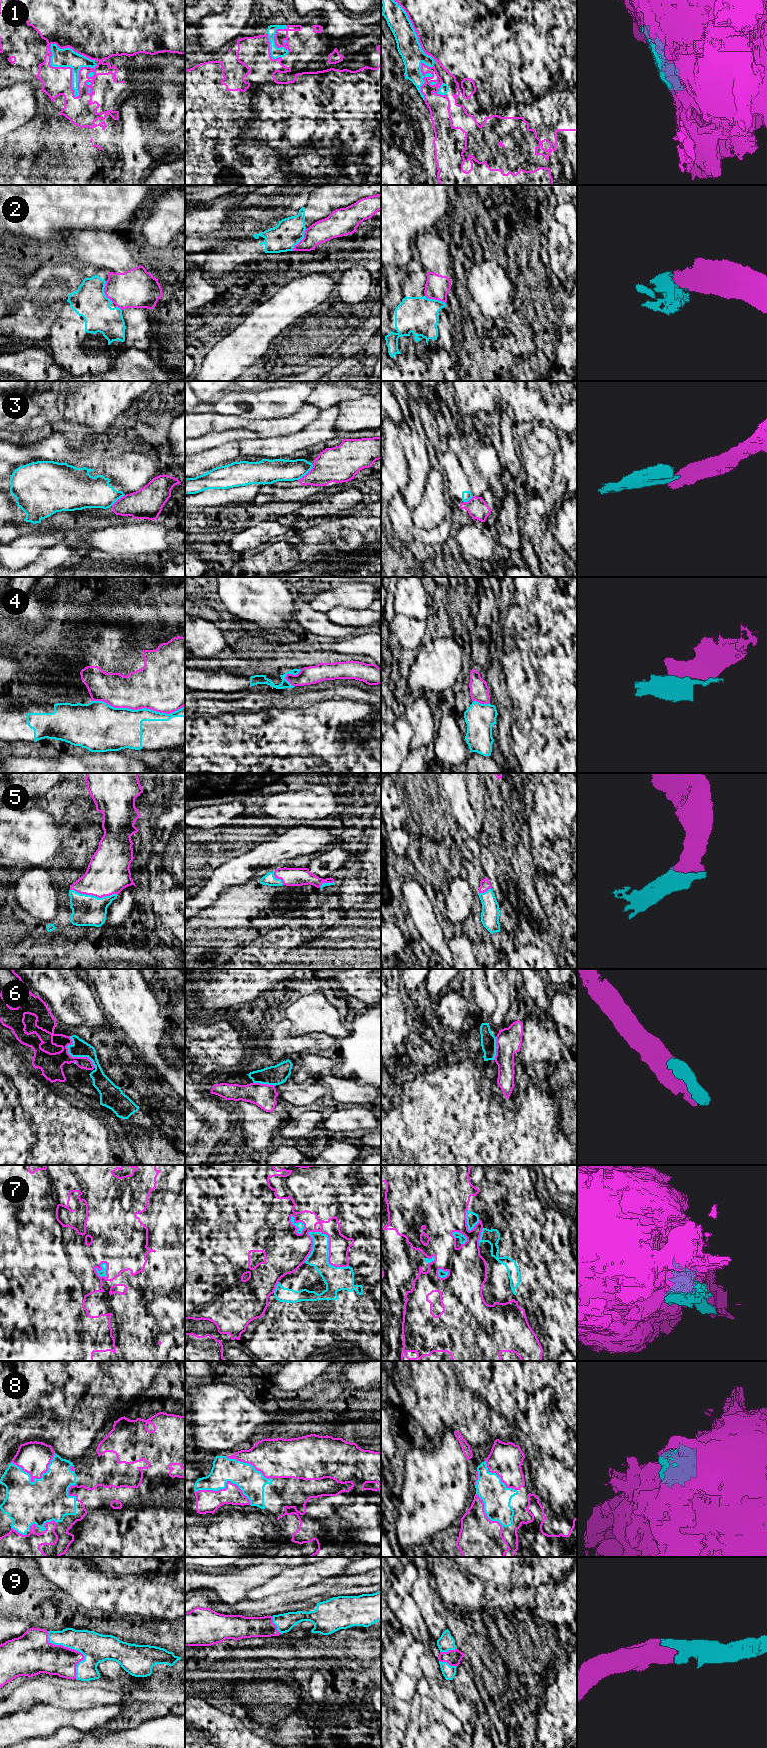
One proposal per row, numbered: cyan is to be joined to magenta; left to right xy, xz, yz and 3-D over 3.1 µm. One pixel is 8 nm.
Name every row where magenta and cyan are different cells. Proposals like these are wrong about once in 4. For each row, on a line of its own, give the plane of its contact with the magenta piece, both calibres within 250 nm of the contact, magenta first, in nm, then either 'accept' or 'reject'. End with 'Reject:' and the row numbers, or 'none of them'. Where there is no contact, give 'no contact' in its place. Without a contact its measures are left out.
1: xy | 240/150 nm | accept
2: xy | 300/280 nm | reject
3: xz | 280/180 nm | reject
4: xy | 400/340 nm | reject
5: xy | 340/260 nm | accept
6: xy | 180/140 nm | reject
7: xz | 220/190 nm | reject
8: xy | 260/340 nm | accept
9: xy | 260/240 nm | accept
Reject: 2, 3, 4, 6, 7

